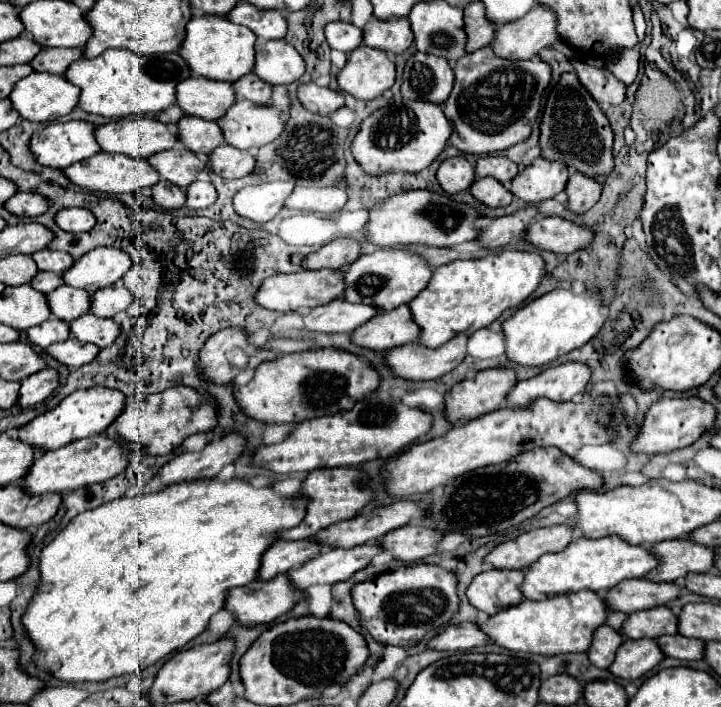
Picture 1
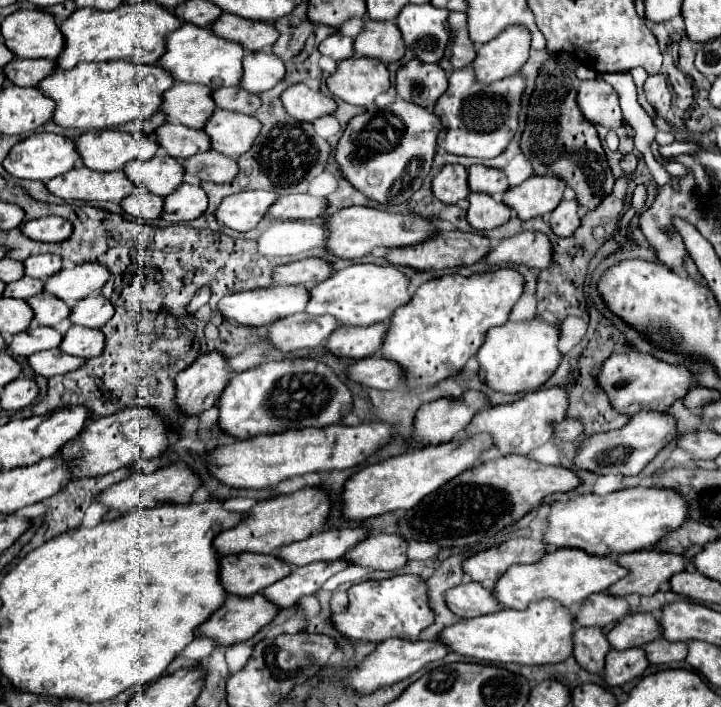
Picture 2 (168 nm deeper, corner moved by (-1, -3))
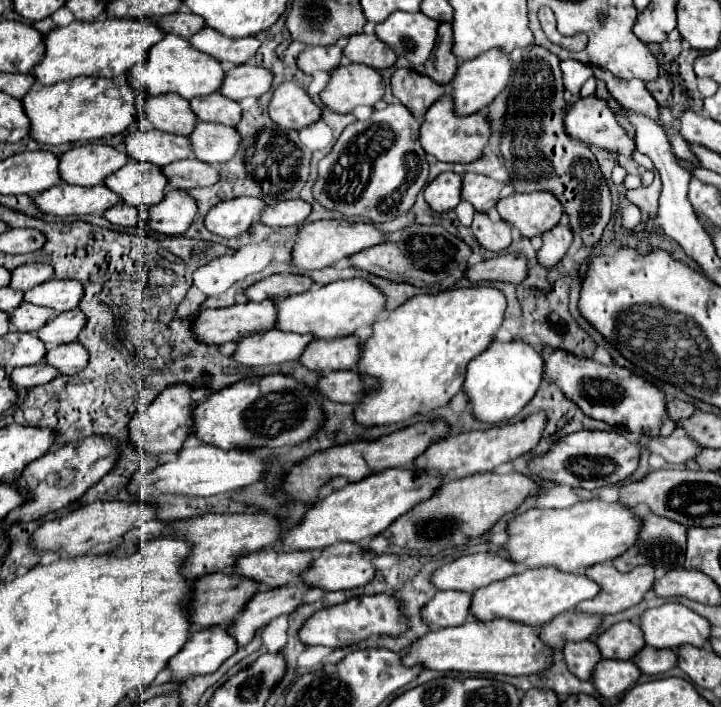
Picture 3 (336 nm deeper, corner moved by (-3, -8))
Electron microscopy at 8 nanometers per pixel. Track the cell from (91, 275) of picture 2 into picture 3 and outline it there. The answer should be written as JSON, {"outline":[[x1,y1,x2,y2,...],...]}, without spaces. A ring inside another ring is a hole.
{"outline":[[52,278,52,280,28,290,24,294,24,300,30,304,36,304,36,306,54,308,60,314,60,312,78,308,82,296,84,296,82,282,72,280,72,278,64,278,64,280]]}

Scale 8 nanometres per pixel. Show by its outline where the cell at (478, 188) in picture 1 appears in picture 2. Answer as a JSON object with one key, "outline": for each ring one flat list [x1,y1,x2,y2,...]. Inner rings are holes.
{"outline":[[470,193,468,223,476,231,492,231,504,225,508,219,510,219,510,207,506,207,504,203,496,203,490,195]]}

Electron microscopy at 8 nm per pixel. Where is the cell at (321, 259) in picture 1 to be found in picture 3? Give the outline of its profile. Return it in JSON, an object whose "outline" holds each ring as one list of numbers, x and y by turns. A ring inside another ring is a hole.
{"outline":[[272,274,246,290,246,296,254,302,262,302,266,298,284,300,288,296,300,294,312,286,312,278,300,274]]}

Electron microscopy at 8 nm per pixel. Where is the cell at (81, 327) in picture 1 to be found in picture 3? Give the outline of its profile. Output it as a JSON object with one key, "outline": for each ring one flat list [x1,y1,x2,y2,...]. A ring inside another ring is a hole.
{"outline":[[80,342,60,344,46,352,46,362,58,368,62,374,78,374,88,366,88,350]]}

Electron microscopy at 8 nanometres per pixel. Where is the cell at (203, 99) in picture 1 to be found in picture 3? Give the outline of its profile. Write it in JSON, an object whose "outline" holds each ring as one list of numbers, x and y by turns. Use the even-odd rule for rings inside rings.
{"outline":[[164,94,164,96,150,96,146,100,138,100,138,108,144,108,146,120,154,124,154,128,188,136,198,118,194,116,188,100,180,98,178,94]]}

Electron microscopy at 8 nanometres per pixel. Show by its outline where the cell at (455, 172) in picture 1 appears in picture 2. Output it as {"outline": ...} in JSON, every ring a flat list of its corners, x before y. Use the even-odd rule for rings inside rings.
{"outline":[[446,165,432,179,432,193,442,203,458,203,468,195,468,171,462,165]]}

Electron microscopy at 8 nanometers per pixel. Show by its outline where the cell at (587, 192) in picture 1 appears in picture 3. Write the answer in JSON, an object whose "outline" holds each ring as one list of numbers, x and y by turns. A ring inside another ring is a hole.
{"outline":[[558,224,552,230,544,232,542,240,544,240,544,244,538,250,538,260,540,260,540,264,546,264,546,268,552,268,568,252,568,248,572,244,572,230,570,230,570,226]]}

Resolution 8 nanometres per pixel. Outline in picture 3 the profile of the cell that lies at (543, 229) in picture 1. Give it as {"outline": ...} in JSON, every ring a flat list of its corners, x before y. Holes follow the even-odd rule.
{"outline":[[498,254,490,260,482,260,466,270,470,282,502,280,520,284,528,276,528,260,522,254]]}

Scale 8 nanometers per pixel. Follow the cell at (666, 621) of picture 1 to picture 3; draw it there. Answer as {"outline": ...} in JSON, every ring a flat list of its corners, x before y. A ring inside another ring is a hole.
{"outline":[[618,622,598,636,596,646,604,658,628,660,634,658,646,646,646,642,640,626,632,622]]}

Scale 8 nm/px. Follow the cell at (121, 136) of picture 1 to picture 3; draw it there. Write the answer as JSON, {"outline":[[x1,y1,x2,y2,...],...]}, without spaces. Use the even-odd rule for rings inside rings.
{"outline":[[88,142,70,148,60,158,60,176,68,184,96,186,102,184,106,176,116,172,128,162,126,152,118,152,114,146]]}

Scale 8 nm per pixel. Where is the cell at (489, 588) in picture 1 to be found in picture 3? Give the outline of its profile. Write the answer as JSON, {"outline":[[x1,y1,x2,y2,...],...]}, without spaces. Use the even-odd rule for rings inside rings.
{"outline":[[438,592,422,608,422,618,434,628,460,626,470,616,470,600,468,592]]}

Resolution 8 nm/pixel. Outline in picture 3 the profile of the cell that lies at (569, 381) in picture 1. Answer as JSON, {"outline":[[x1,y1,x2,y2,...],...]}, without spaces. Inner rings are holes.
{"outline":[[536,412,516,424,502,424,502,426,492,426,488,430,470,430,462,434,450,434,448,438,432,444,422,456,418,456,416,466,428,472,436,472,440,476,454,474,454,478,464,478,478,472,490,472,496,466,534,450,544,434,546,420,548,418,544,412]]}

